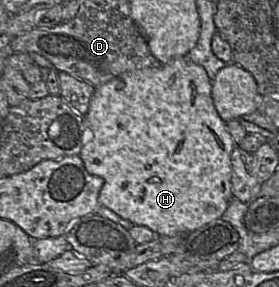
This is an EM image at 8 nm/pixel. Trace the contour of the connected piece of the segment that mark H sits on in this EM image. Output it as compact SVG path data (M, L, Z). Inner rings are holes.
M186 56L172 59L159 67L145 68L127 72L95 88L88 112L83 117L83 144L79 157L91 175L103 178L98 201L100 205L112 210L121 218L137 226L146 226L159 236L186 235L205 224L221 218L226 211L232 195L231 153L234 141L226 129L226 122L219 116L212 99L212 80L205 69L189 60Z

